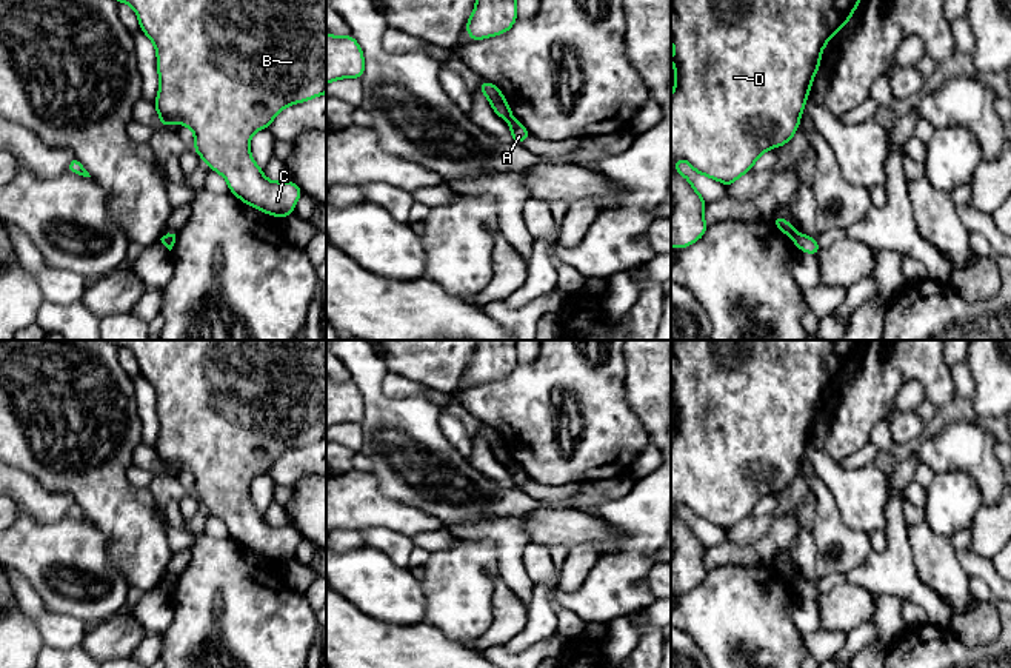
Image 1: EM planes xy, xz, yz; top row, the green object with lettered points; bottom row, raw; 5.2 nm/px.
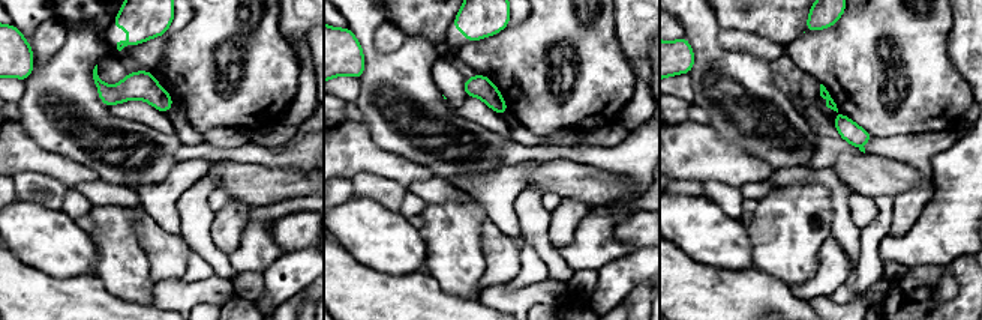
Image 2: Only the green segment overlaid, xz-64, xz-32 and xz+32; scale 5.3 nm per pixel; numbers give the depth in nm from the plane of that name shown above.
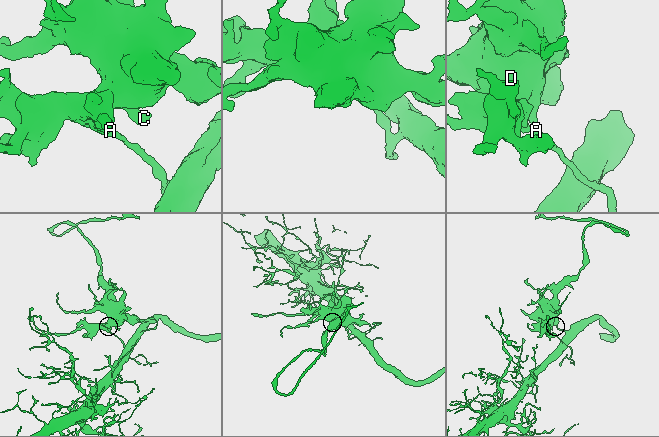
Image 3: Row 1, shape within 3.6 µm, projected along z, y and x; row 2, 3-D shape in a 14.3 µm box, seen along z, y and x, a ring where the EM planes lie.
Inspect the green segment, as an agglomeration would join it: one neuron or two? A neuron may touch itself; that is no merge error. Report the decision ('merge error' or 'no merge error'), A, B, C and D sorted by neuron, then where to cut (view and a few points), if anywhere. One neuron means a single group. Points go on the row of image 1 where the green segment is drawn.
merge error; groups A / B C D; cut xz (513, 119), (508, 122)

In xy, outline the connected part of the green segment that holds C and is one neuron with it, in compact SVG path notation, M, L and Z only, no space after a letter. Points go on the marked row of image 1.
M115 0L131 5L138 17L140 29L149 37L157 49L157 72L160 88L154 106L162 120L163 129L177 120L182 126L194 131L194 149L208 166L222 174L229 191L242 202L257 208L269 215L280 219L294 212L295 202L303 194L294 182L269 182L263 175L263 169L257 166L249 151L249 140L259 129L268 129L275 115L294 103L315 99L326 92L326 0Z

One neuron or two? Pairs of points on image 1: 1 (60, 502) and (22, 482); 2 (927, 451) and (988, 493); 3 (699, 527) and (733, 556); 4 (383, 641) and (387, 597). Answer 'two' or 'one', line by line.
1: one
2: one
3: two
4: two

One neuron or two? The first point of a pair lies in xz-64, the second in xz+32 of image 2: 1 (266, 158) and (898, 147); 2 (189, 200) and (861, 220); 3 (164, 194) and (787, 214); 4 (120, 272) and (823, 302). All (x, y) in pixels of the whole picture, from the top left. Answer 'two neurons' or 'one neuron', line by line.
1: two neurons
2: one neuron
3: two neurons
4: two neurons

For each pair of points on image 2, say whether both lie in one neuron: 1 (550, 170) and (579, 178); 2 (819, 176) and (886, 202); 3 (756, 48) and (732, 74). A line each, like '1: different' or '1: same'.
1: same
2: different
3: different

